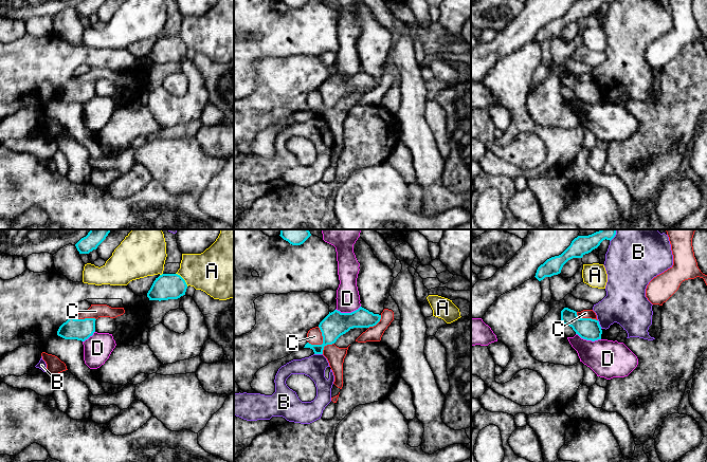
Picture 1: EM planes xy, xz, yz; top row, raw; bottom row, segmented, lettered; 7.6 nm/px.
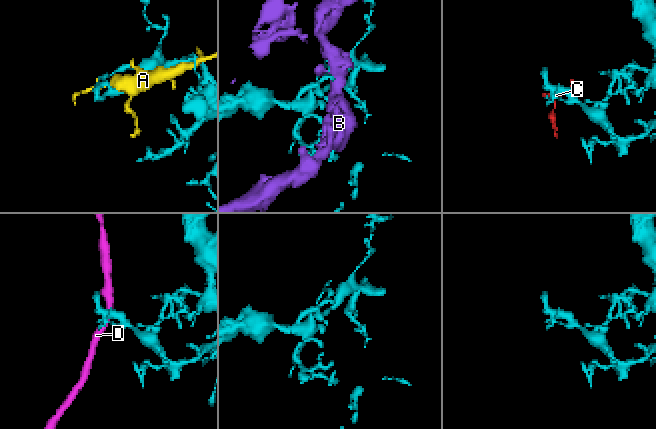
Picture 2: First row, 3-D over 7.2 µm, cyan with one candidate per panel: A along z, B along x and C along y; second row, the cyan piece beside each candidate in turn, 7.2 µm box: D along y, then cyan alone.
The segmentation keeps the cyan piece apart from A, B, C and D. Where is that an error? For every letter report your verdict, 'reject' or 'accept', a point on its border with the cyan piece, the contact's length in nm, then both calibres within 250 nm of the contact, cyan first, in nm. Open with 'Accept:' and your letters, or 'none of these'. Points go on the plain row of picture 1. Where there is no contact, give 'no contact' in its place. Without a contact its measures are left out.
Accept: none of these
A: reject; contact xy (183, 42); length 140 nm; calibres 190 and 340 nm
B: reject; contact xz (319, 116); length 60 nm; calibres 190 and 170 nm
C: reject; contact xz (323, 104); length 160 nm; calibres 190 and 110 nm
D: reject; contact xz (347, 76); length 190 nm; calibres 190 and 180 nm

